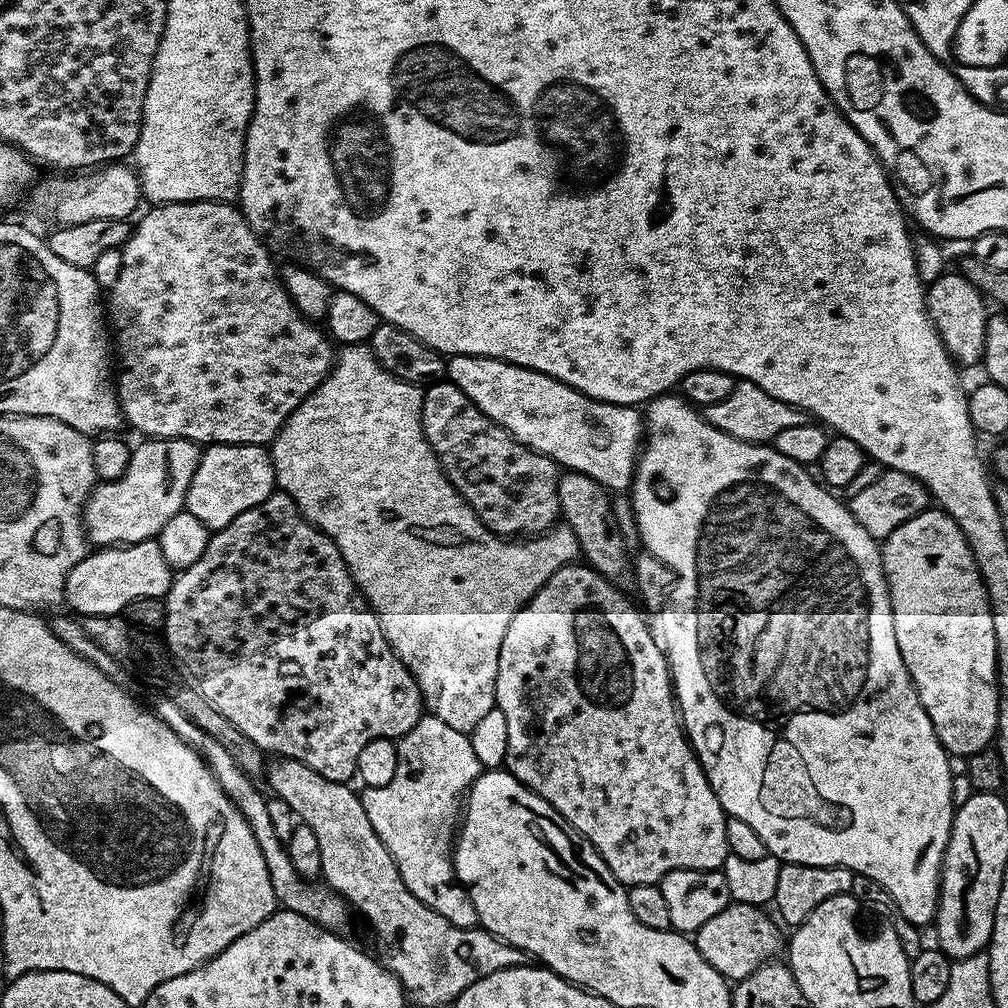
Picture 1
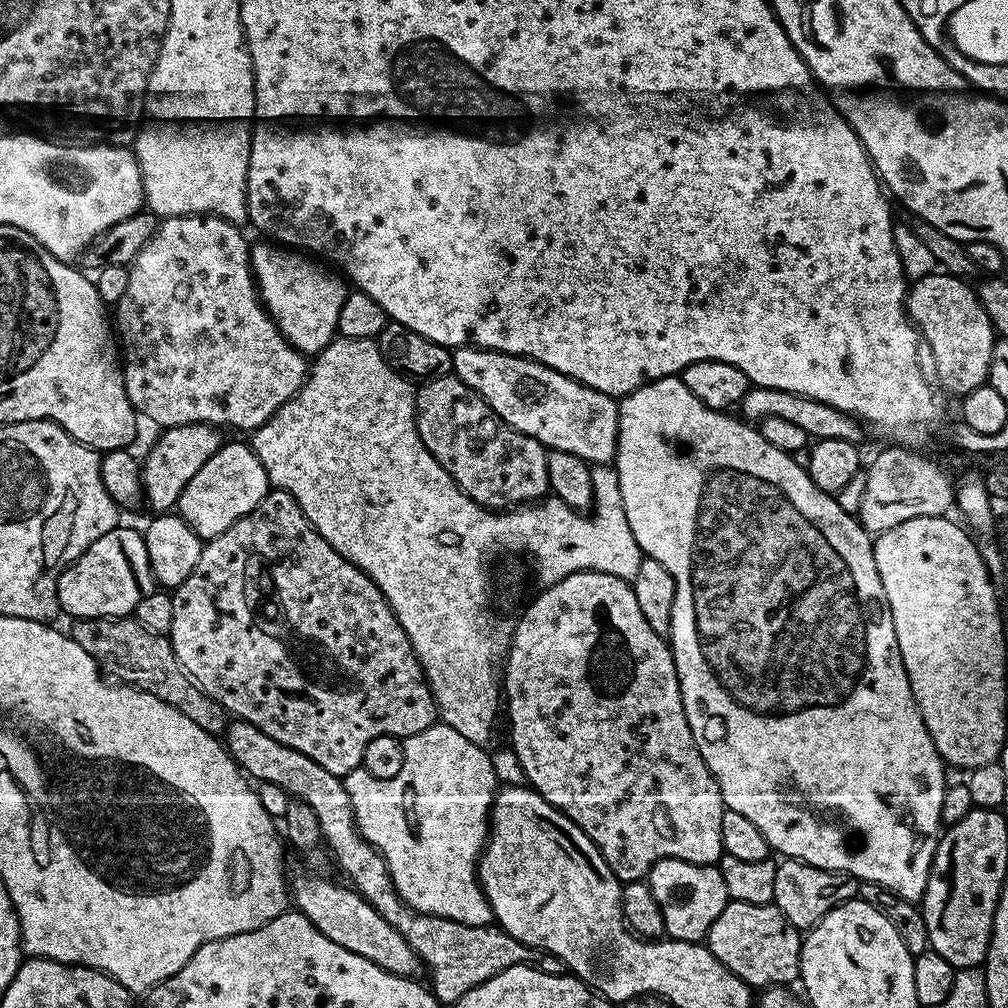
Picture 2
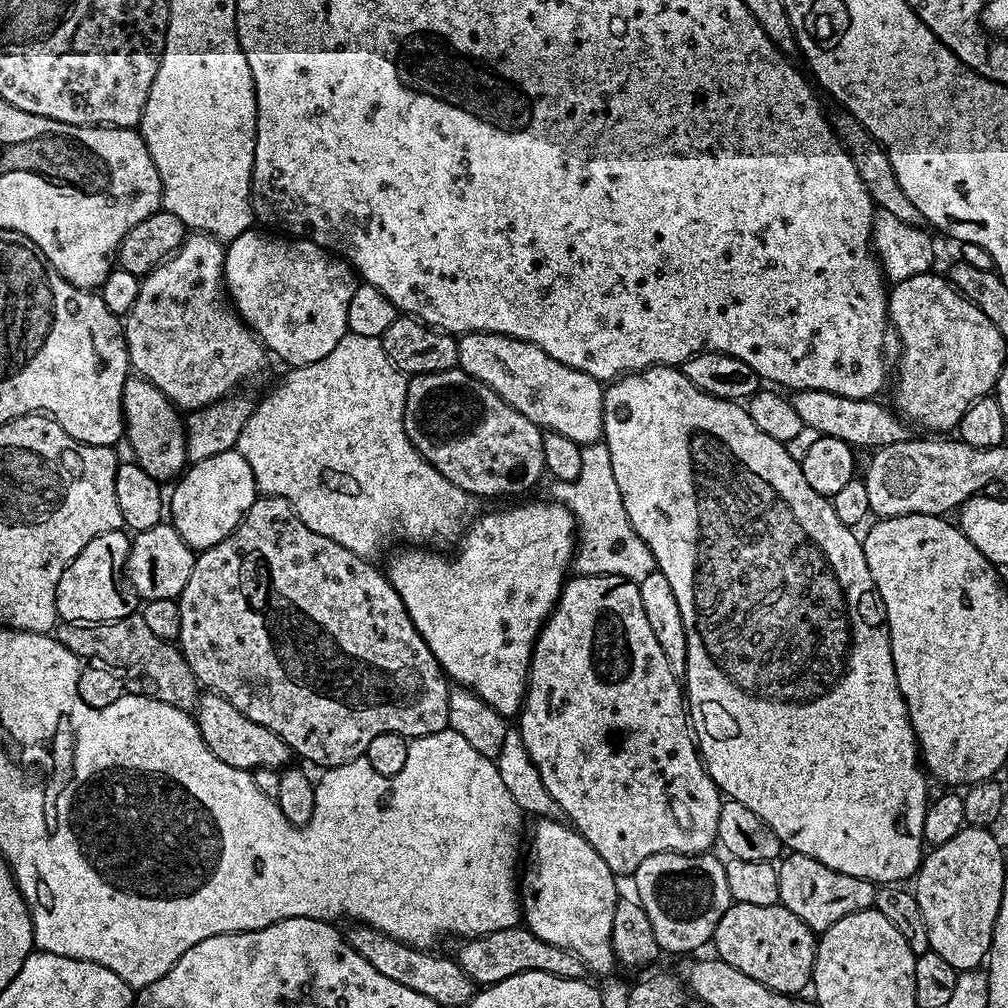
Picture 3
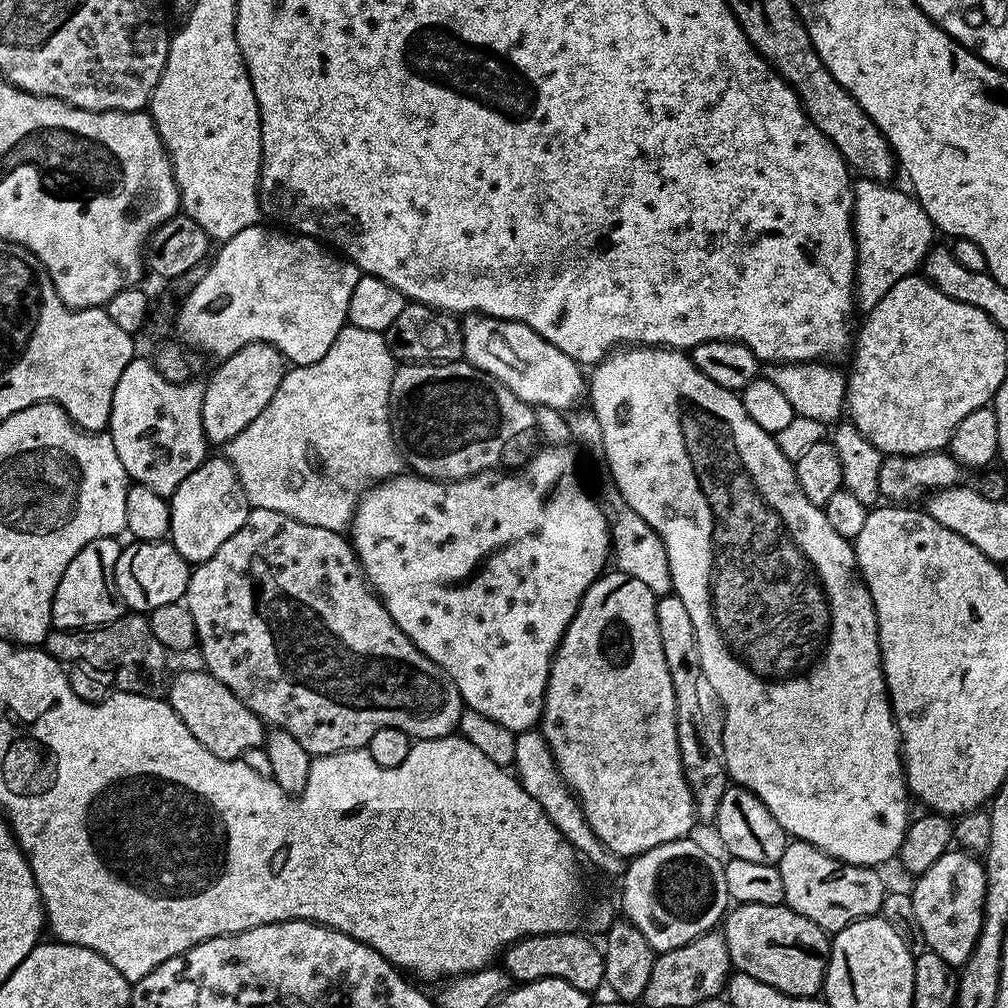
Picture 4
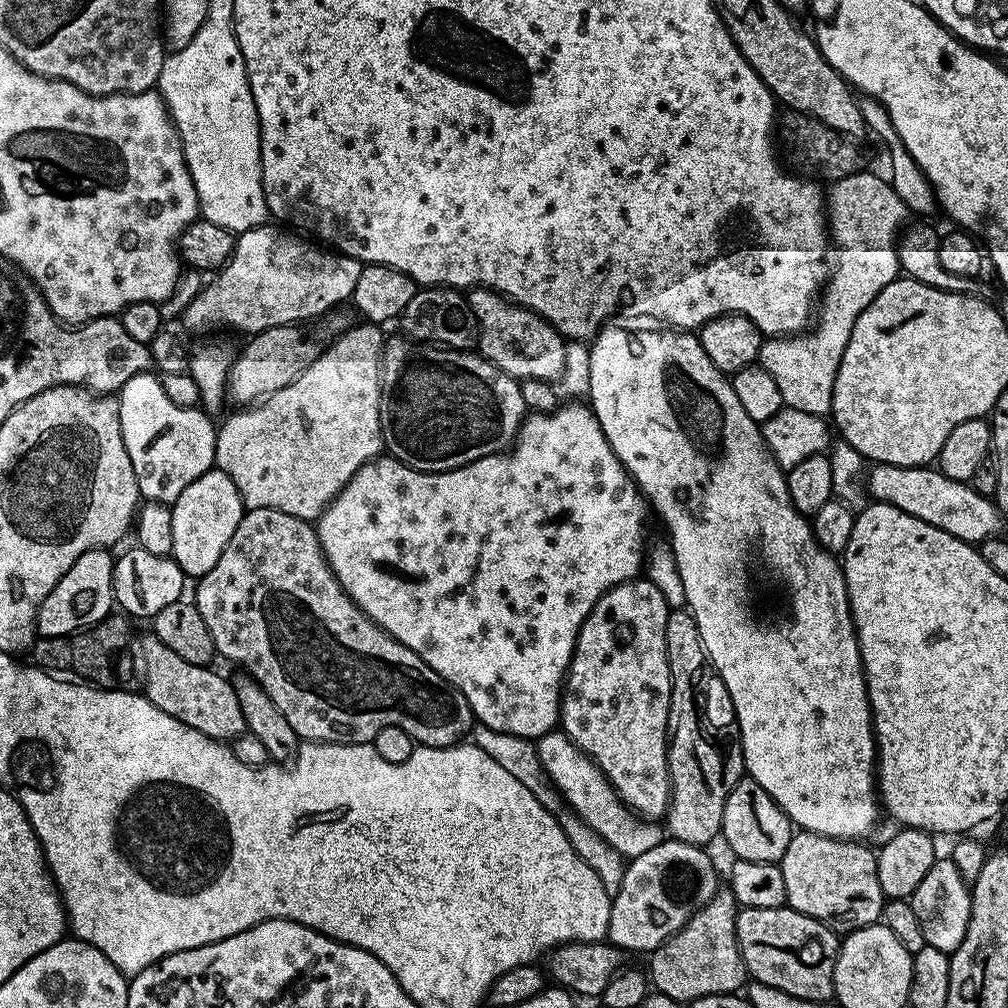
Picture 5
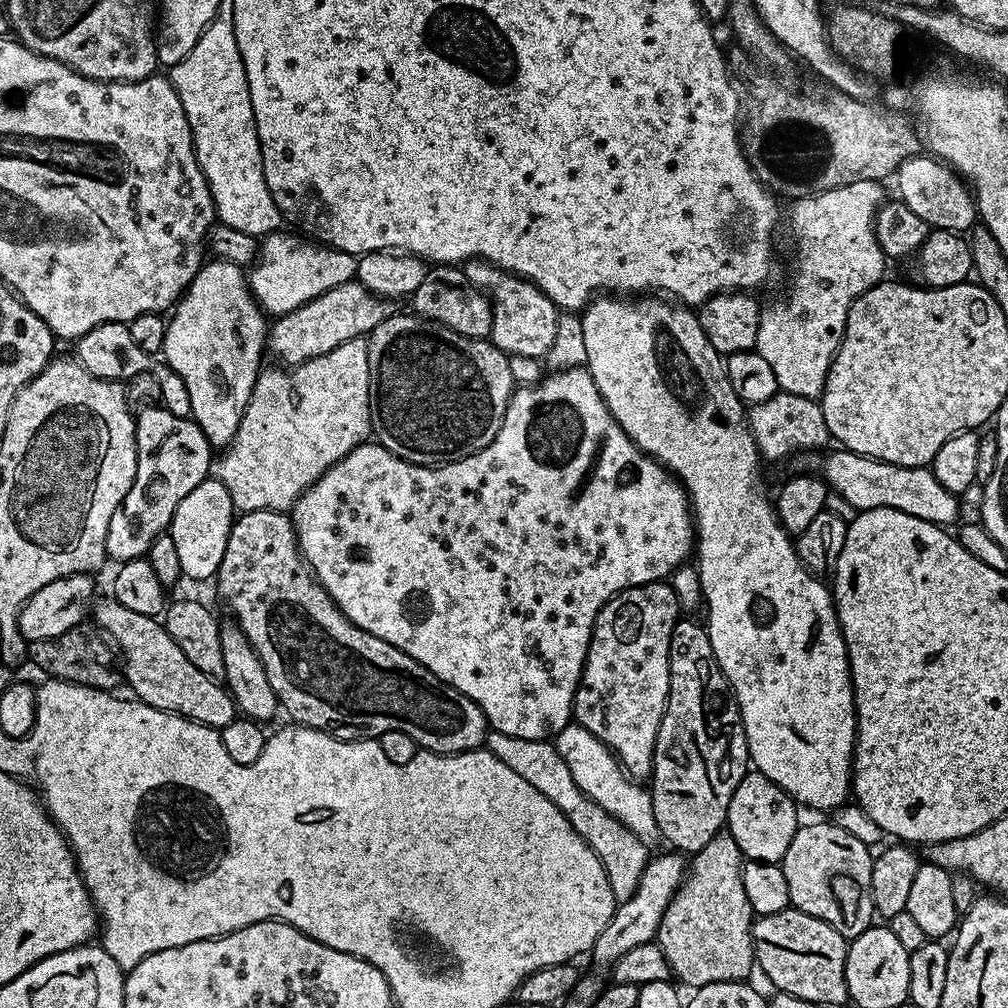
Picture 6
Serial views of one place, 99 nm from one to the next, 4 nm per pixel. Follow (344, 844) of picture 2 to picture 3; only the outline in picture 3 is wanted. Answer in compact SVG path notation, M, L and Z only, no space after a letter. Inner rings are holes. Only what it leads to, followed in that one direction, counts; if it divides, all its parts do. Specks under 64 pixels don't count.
M205 691L197 699L194 719L206 746L210 746L212 753L222 758L226 766L249 770L253 768L280 770L291 761L288 759L293 759L292 749L286 746L286 742L282 742L282 738L278 738L278 734L274 734L274 730L266 730L266 726L250 722L250 718L246 718L242 710L234 710L234 706L230 706L230 702L226 702L226 698L222 698L217 692ZM527 926L494 930L485 936L465 939L461 944L464 945L454 952L454 959L460 965L460 969L478 986L497 984L523 972L545 972L571 980L582 980L586 976L584 964L573 952L562 950L562 946L554 946L538 938Z

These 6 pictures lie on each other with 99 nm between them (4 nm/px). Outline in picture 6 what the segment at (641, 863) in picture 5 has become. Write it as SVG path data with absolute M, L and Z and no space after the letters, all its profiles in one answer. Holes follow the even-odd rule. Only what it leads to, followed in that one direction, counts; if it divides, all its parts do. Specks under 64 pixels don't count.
M668 850L665 856L653 855L649 859L646 870L638 882L638 890L634 890L634 898L619 905L611 922L598 934L590 953L592 964L598 971L607 973L629 950L639 944L651 944L656 939L656 931L662 922L662 914L666 914L666 906L674 898L686 875L686 860L683 855Z

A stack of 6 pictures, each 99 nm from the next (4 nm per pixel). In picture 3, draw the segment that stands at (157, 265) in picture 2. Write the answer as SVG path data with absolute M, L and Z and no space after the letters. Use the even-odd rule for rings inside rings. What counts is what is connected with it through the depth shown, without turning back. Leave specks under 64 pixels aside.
M193 231L177 252L141 279L138 299L122 320L131 371L152 383L180 410L215 404L235 393L243 380L258 375L264 368L264 344L226 299L224 255L225 245L221 241L204 232Z

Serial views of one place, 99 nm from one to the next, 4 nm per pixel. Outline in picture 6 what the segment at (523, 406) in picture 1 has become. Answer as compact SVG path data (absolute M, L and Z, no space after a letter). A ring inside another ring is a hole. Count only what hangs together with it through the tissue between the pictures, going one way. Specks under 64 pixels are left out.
M469 260L463 265L468 281L488 297L492 305L493 346L509 356L534 356L544 358L554 343L558 309L549 296L542 294L537 284L532 284L523 276L513 276L511 272L496 267L486 260Z

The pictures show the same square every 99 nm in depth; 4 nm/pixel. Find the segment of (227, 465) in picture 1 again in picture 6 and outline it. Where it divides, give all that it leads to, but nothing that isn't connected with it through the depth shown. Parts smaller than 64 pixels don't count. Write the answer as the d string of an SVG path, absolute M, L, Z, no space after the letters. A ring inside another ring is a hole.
M207 478L182 498L174 510L170 535L178 549L181 573L192 580L211 581L220 568L222 554L226 554L226 542L230 538L234 509L223 479Z

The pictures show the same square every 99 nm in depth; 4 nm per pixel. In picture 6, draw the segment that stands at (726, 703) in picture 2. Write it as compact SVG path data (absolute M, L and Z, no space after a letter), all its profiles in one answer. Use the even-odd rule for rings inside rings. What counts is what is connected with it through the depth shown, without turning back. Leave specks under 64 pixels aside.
M596 298L583 309L580 320L586 342L586 367L618 426L622 426L622 430L636 443L641 452L667 468L684 485L688 494L694 517L694 567L702 584L703 607L708 607L706 627L716 660L714 664L716 668L720 667L724 671L724 676L736 695L736 704L740 707L740 720L744 723L744 740L748 743L748 756L752 759L751 767L787 792L797 805L804 807L805 804L808 808L831 813L849 799L853 773L852 757L856 751L856 707L852 671L844 635L836 617L836 601L832 598L832 589L821 577L813 576L805 568L796 553L793 537L780 525L773 497L770 492L768 496L767 490L764 489L764 476L760 473L762 457L748 425L746 405L740 401L738 394L734 394L725 357L716 352L714 346L710 346L710 338L706 338L706 330L702 330L699 315L691 307L681 306L664 298L648 299L652 298Z

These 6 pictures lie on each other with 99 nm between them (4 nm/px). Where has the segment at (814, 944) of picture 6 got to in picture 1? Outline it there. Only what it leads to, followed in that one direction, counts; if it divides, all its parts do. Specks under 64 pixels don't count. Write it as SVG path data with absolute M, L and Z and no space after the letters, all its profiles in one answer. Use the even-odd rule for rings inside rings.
M729 902L710 922L704 925L694 934L696 949L722 974L729 982L745 980L754 970L758 970L763 964L775 961L776 956L781 955L782 940L780 944L780 932L776 929L777 921L767 916L763 907L754 904L738 904Z

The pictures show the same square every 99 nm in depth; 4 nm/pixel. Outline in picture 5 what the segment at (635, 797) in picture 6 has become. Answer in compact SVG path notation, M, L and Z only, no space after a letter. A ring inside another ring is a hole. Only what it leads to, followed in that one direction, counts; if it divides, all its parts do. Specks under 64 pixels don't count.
M553 730L535 741L536 753L552 780L554 787L560 791L565 804L586 822L614 850L622 854L635 854L654 850L666 839L666 832L659 823L648 818L641 818L628 805L620 801L620 796L606 778L604 771L593 762L592 757L581 750L563 730Z

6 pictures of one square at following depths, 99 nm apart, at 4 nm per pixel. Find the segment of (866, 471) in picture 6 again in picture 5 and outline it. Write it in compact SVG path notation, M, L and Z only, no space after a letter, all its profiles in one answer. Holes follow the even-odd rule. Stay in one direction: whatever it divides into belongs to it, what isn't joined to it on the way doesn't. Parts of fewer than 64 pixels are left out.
M876 464L873 469L873 472L870 473L869 471L866 476L866 491L868 496L871 497L873 501L894 506L898 510L902 510L903 512L905 512L906 514L910 514L914 518L922 518L922 522L930 522L930 526L938 526L938 530L946 530L946 534L954 534L954 538L958 538L959 540L967 540L969 542L983 542L999 537L1001 535L1000 523L1002 523L1002 517L1000 515L1000 509L996 507L995 503L993 503L993 501L989 499L989 497L978 494L972 488L971 483L962 480L951 480L950 478L946 478L941 472L939 472L935 467L932 466L903 468L902 466L894 466L893 464Z

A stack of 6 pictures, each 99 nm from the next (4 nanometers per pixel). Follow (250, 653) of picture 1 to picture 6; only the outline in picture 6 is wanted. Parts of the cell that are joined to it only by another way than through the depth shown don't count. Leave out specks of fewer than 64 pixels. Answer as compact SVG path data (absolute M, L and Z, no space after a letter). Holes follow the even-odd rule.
M269 508L237 515L232 521L230 538L226 542L226 554L222 554L220 568L214 577L215 584L217 594L224 599L225 606L232 611L231 619L244 631L250 646L254 646L254 650L266 670L266 678L270 678L270 686L274 690L279 707L283 711L285 708L292 715L289 717L295 723L304 724L307 728L317 728L323 732L329 732L340 740L375 740L382 734L386 734L386 730L402 730L402 734L410 734L410 738L414 738L414 742L421 749L445 754L470 752L479 749L485 743L490 731L488 719L473 700L466 698L466 694L454 690L454 686L442 682L442 678L438 678L429 668L422 666L414 658L410 658L410 654L390 646L390 642L382 642L382 638L374 638L374 634L354 626L354 622L350 622L350 618L346 618L346 614L342 614L342 610L333 602L327 590L316 581L316 577L312 575L312 569L308 567L304 557L301 556L300 544L296 541L296 531L292 525L291 515L275 512Z

